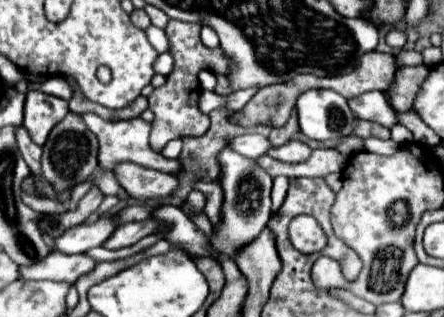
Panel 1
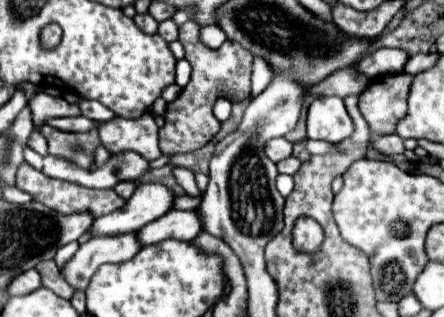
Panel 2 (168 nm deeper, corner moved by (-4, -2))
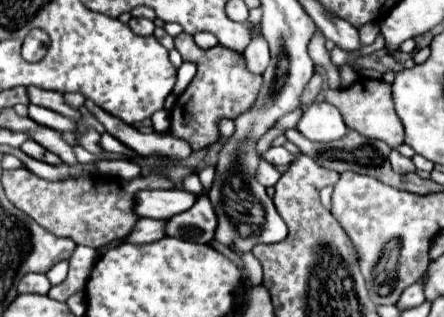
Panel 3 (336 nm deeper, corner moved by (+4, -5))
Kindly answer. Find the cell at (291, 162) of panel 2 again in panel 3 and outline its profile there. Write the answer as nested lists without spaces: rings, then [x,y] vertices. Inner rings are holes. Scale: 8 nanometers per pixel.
[[[260,162],[260,166],[258,166],[258,172],[256,172],[256,180],[262,184],[262,186],[274,186],[278,180],[280,180],[280,170],[276,168],[276,166],[272,166],[270,162]]]

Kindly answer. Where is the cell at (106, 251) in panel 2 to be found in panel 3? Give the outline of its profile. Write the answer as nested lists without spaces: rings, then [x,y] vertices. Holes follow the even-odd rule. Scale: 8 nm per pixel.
[[[140,218],[132,230],[122,242],[128,244],[148,244],[156,242],[164,236],[164,220],[150,220],[150,218]]]

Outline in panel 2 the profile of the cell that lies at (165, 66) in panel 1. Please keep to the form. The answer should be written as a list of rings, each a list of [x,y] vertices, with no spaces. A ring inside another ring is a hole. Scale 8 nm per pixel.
[[[186,59],[178,61],[178,65],[176,65],[176,83],[178,83],[180,87],[186,87],[186,83],[190,81],[190,73],[192,73],[190,63],[188,63]]]

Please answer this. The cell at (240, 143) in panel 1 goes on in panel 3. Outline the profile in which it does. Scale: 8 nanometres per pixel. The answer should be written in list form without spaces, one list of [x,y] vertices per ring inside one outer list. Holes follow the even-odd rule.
[[[270,146],[270,148],[262,154],[262,158],[268,160],[270,164],[274,164],[274,166],[284,166],[284,164],[294,162],[294,156],[292,156],[284,146]]]

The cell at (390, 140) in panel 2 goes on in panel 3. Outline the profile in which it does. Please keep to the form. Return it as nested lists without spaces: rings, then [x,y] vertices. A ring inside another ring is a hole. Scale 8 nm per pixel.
[[[390,150],[390,164],[398,174],[406,174],[406,172],[416,172],[416,166],[410,158],[404,158],[398,150]]]

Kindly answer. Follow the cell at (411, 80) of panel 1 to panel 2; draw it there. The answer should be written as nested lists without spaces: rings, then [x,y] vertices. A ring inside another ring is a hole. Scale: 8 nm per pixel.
[[[396,73],[370,81],[368,89],[360,95],[358,109],[368,127],[376,135],[396,133],[398,121],[406,115],[406,99],[412,75]]]

